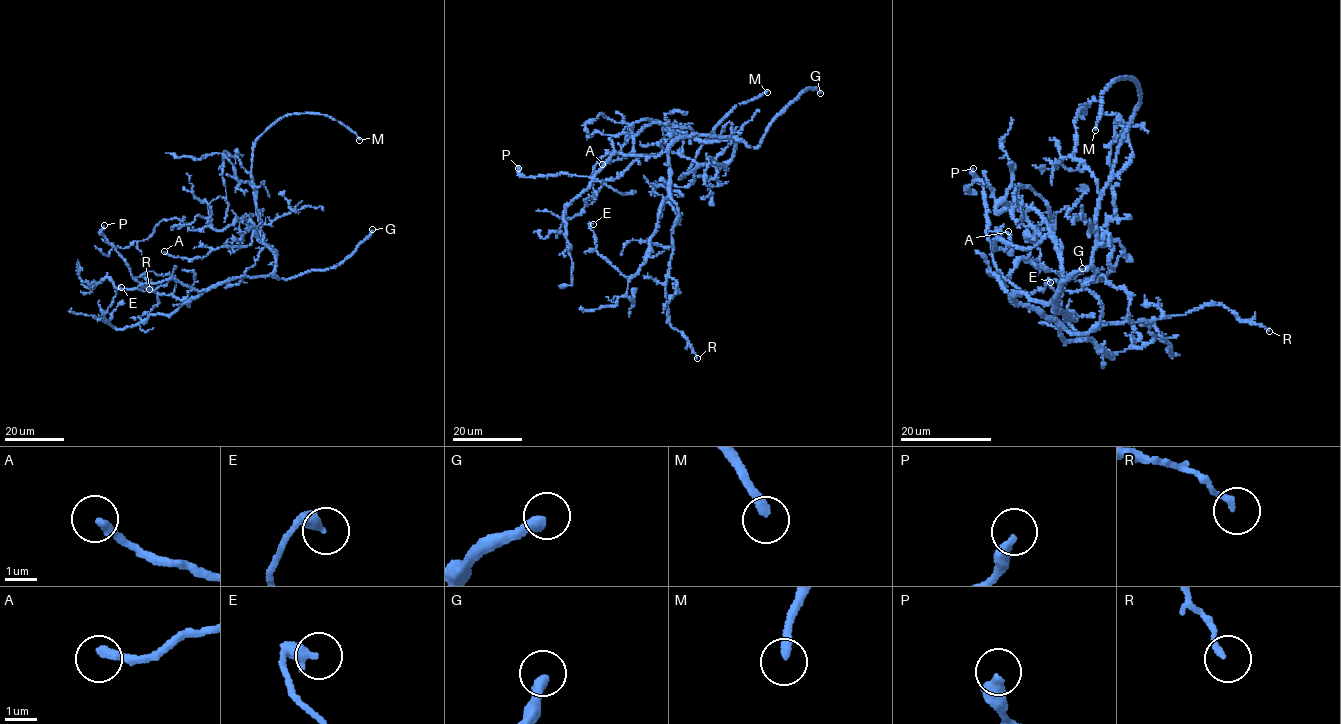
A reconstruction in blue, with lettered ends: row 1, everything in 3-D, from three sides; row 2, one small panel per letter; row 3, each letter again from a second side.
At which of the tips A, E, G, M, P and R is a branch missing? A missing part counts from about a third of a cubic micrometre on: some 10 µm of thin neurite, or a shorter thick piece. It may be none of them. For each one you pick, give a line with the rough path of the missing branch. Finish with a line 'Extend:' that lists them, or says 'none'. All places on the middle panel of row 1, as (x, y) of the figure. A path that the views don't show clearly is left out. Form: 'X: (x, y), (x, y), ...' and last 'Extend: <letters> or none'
Extend: none

